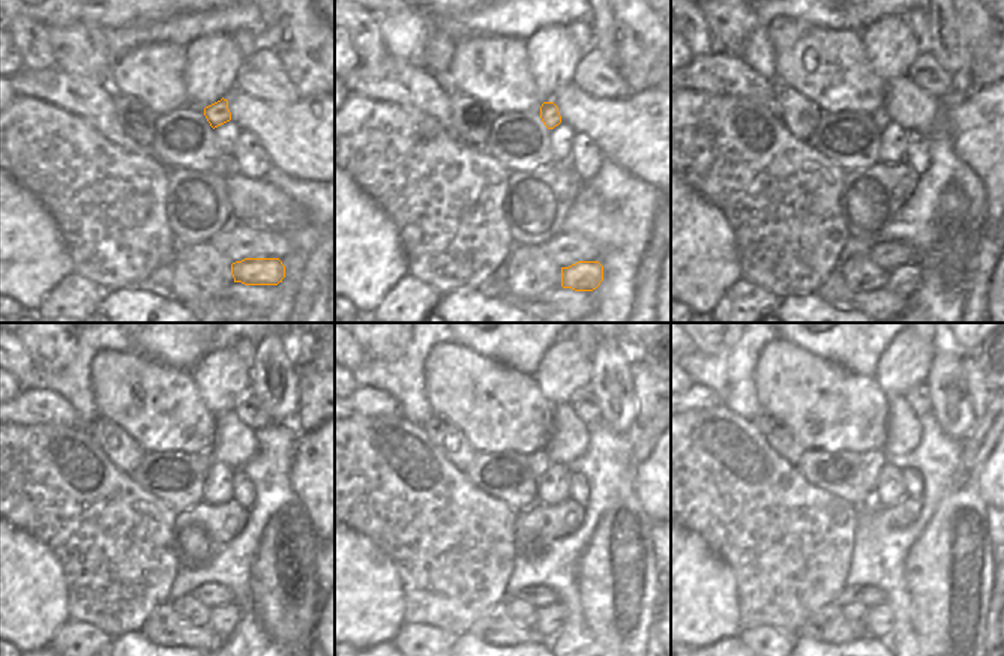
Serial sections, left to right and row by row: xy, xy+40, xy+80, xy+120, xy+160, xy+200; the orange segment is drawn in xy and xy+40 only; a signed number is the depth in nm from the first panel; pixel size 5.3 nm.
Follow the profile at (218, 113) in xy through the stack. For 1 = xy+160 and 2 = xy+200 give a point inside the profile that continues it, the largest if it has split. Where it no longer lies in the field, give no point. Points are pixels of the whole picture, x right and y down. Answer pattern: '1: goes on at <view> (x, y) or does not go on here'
1: goes on at xy+160 (539, 461)
2: goes on at xy+200 (872, 461)

